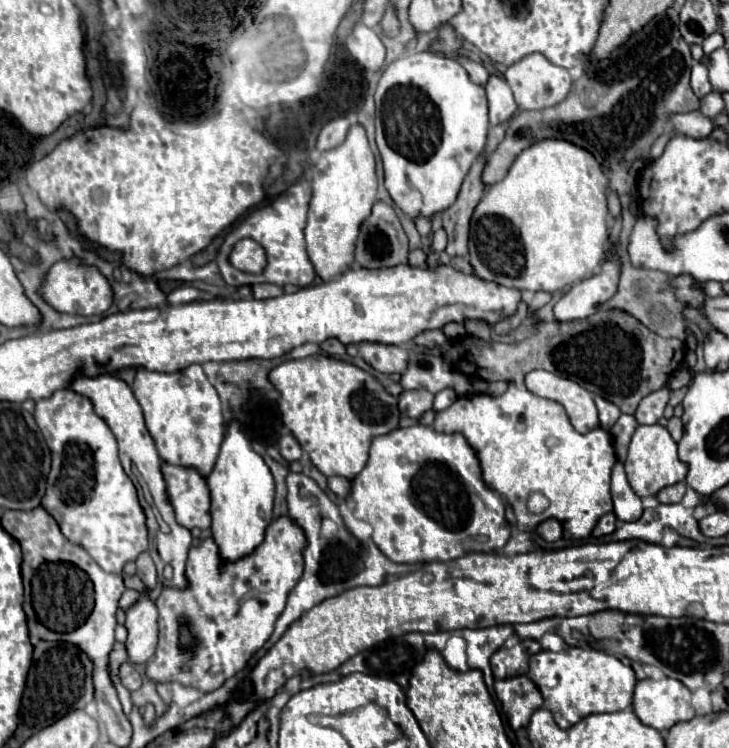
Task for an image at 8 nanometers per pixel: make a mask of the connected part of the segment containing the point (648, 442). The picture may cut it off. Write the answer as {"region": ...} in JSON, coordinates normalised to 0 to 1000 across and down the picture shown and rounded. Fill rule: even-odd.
{"region":[[[898,566],[898,568],[877,568],[871,574],[866,595],[863,595],[863,608],[857,614],[857,632],[868,656],[877,664],[901,662],[909,651],[937,643],[942,638],[942,630],[945,624],[931,614],[929,592],[923,590],[915,571]]]}

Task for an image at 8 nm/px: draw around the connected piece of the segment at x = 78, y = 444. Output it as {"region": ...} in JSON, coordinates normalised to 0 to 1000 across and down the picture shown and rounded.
{"region":[[[81,520],[73,531],[51,536],[48,563],[70,603],[70,630],[56,678],[78,697],[84,713],[114,731],[141,763],[166,769],[171,753],[202,737],[204,707],[188,654],[166,624],[152,574],[128,549],[125,536],[97,520]]]}

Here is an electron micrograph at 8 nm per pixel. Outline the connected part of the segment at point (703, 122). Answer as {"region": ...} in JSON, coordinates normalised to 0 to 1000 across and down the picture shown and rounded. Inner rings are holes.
{"region":[[[948,148],[948,151],[923,151],[923,156],[918,156],[920,167],[926,170],[929,178],[937,178],[942,183],[953,183],[953,186],[964,186],[973,183],[978,164],[973,156],[962,154],[959,148]]]}

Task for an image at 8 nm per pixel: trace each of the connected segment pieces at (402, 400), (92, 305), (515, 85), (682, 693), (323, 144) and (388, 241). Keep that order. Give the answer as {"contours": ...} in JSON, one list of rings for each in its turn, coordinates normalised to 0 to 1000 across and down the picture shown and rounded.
{"contours":[[[[583,520],[553,523],[547,528],[547,549],[556,555],[556,547],[558,547],[558,555],[567,560],[578,557],[586,547],[591,547],[591,541],[594,541],[594,528]]],[[[100,346],[95,352],[89,352],[89,349],[75,352],[70,357],[70,362],[64,365],[56,392],[78,416],[103,418],[103,421],[139,421],[141,416],[150,413],[150,408],[155,402],[155,389],[150,384],[147,373],[130,357],[117,357],[106,346]]],[[[728,71],[728,74],[717,76],[715,82],[698,87],[695,95],[690,98],[690,103],[698,111],[698,116],[704,119],[706,138],[717,148],[723,148],[723,146],[748,146],[748,143],[759,143],[759,140],[770,138],[775,132],[775,127],[781,124],[783,114],[786,114],[786,106],[783,106],[781,95],[753,84],[742,71]]],[[[909,905],[904,910],[896,910],[896,908],[877,910],[871,916],[868,951],[882,969],[896,972],[901,977],[920,975],[923,969],[929,969],[934,964],[948,964],[953,959],[953,951],[948,945],[948,924],[940,916],[934,916],[934,910],[918,908],[918,905]]],[[[462,156],[462,159],[454,159],[438,178],[435,183],[435,199],[443,205],[443,202],[451,202],[462,194],[468,194],[473,189],[473,180],[479,175],[479,159],[473,156]]],[[[517,269],[512,274],[509,287],[495,298],[490,328],[487,328],[484,357],[487,360],[528,360],[528,357],[545,357],[556,352],[561,352],[561,325],[550,303],[550,295],[536,274]]]]}

